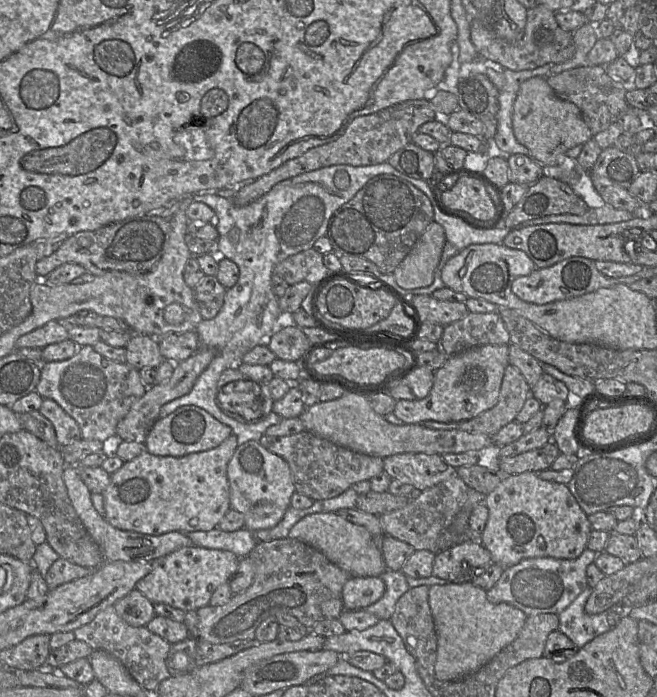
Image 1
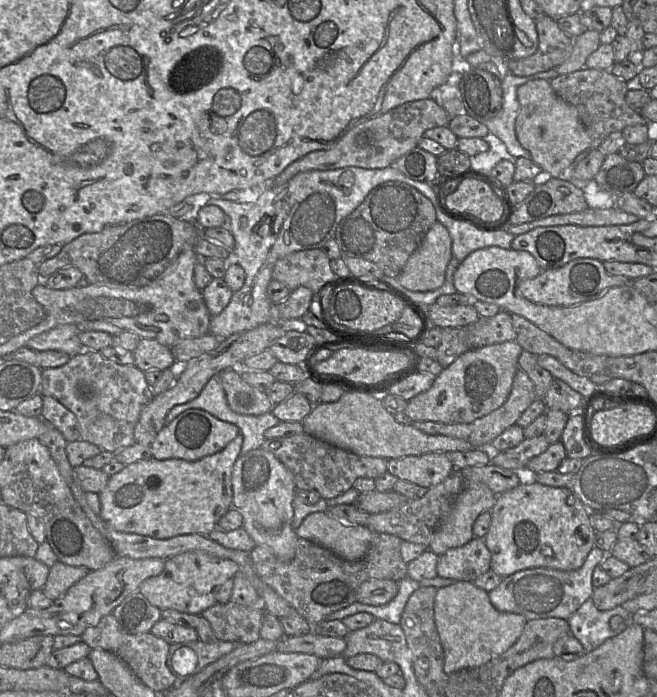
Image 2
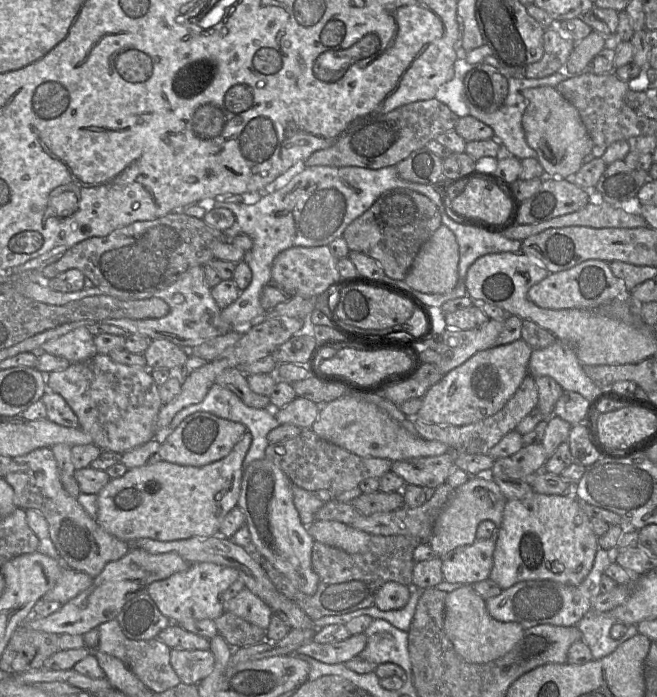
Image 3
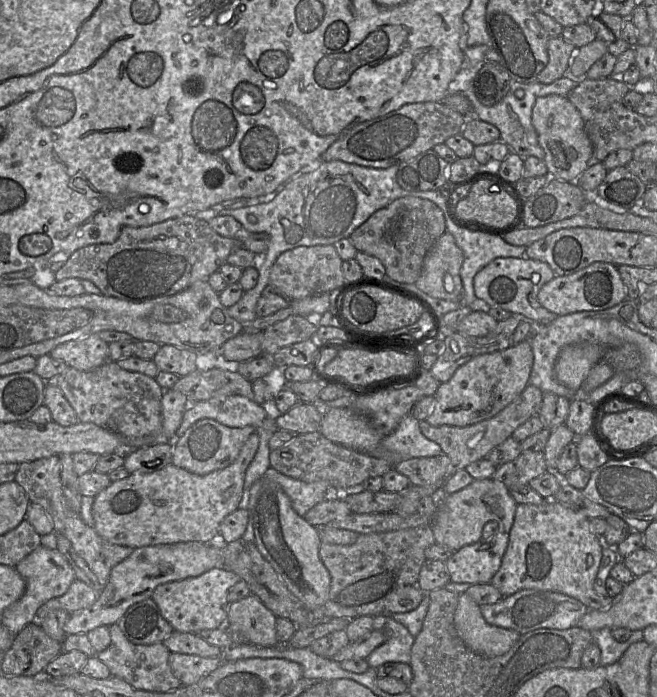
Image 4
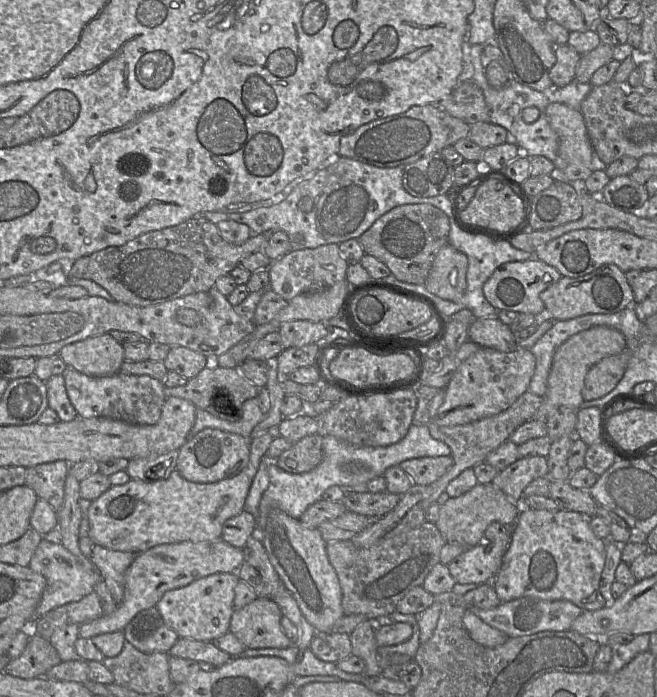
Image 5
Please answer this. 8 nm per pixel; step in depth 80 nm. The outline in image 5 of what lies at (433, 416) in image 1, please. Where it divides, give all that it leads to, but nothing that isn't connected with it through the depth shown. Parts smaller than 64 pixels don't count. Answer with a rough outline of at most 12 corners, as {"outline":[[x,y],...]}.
{"outline":[[480,348],[445,387],[433,422],[496,415],[528,391],[530,349]]}

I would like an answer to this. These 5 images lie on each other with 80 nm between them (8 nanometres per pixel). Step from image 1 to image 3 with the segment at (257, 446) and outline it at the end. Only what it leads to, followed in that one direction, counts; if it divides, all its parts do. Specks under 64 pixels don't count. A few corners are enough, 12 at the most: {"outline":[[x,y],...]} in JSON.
{"outline":[[267,458],[243,470],[251,550],[315,594],[315,540],[292,482]]}

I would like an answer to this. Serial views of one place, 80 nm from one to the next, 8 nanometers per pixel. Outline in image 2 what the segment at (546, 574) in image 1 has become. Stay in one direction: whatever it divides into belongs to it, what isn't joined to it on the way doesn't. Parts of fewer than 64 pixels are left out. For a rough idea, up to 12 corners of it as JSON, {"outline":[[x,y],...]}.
{"outline":[[593,547],[577,570],[536,567],[488,592],[527,621],[569,617],[592,596]]}

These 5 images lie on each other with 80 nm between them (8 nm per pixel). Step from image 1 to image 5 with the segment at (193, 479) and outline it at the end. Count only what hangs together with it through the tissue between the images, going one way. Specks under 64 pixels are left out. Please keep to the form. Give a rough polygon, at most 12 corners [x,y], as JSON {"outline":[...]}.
{"outline":[[273,431],[236,476],[112,485],[89,537],[115,551],[216,541],[244,511]]}

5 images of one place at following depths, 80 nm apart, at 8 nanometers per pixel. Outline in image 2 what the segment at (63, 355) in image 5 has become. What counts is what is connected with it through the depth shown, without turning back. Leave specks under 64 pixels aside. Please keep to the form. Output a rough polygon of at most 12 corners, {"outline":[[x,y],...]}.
{"outline":[[59,325],[31,338],[34,351],[57,350],[71,357],[84,350],[80,330]]}

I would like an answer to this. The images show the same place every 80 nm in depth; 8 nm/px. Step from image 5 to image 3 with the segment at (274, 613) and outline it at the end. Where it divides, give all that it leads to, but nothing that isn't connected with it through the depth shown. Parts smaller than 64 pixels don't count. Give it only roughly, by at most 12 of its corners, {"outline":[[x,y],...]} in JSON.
{"outline":[[247,587],[226,610],[265,631],[274,614]]}

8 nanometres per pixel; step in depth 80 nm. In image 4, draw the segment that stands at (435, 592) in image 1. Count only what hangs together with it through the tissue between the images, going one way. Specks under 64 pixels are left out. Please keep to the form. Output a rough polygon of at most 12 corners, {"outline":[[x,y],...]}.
{"outline":[[459,594],[454,624],[466,646],[503,655],[521,636],[487,623],[480,605]]}

